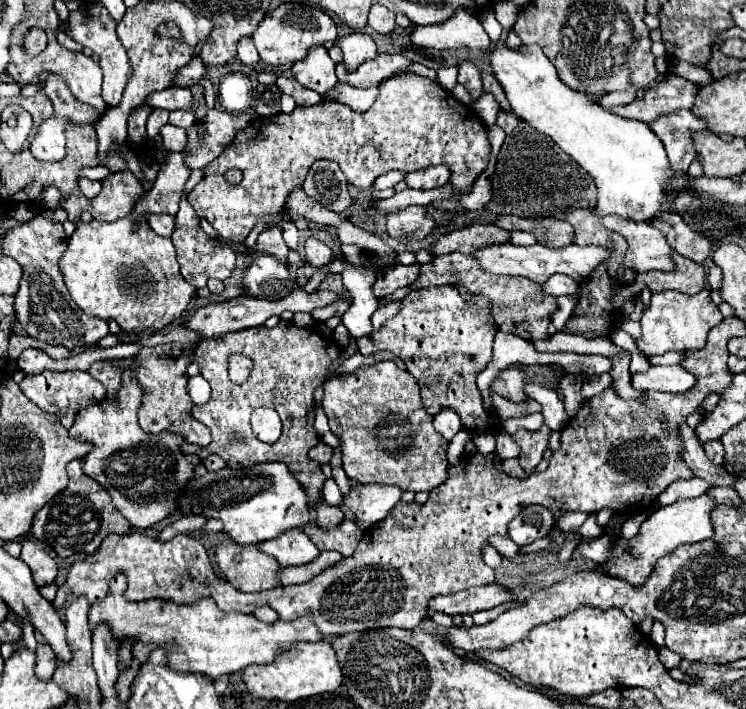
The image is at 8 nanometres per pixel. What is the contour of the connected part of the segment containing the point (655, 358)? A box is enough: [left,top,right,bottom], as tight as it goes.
[650,353,682,365]

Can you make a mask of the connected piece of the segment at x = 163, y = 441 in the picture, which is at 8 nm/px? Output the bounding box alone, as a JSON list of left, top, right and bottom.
[72,373,200,529]

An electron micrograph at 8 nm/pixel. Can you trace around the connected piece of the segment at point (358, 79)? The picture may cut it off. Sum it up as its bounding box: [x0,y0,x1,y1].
[336,55,410,89]

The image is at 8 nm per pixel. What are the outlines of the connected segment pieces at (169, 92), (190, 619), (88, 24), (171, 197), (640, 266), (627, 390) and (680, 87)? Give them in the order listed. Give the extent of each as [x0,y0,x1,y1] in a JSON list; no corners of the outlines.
[[144,87,192,109],[88,573,322,679],[66,3,130,107],[134,153,190,227],[602,215,672,273],[610,353,646,403],[612,73,698,123]]

